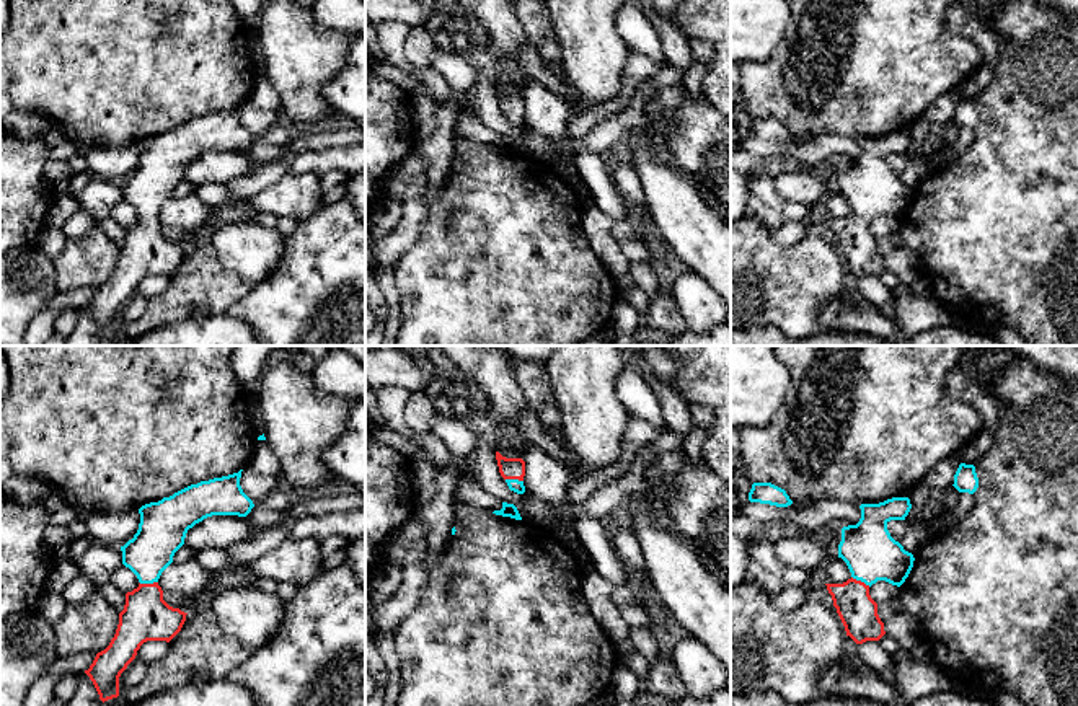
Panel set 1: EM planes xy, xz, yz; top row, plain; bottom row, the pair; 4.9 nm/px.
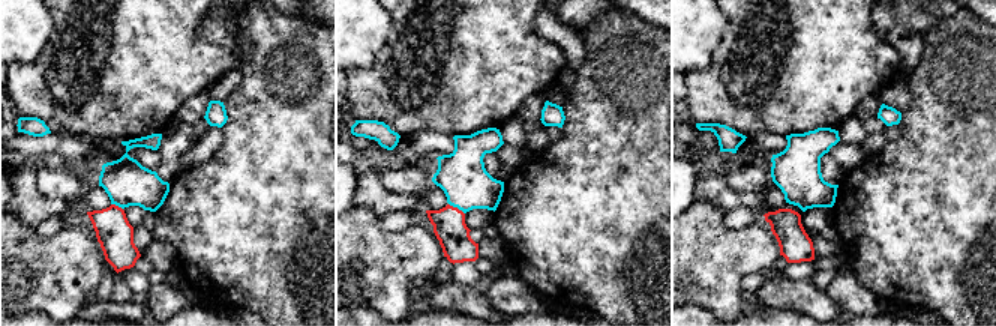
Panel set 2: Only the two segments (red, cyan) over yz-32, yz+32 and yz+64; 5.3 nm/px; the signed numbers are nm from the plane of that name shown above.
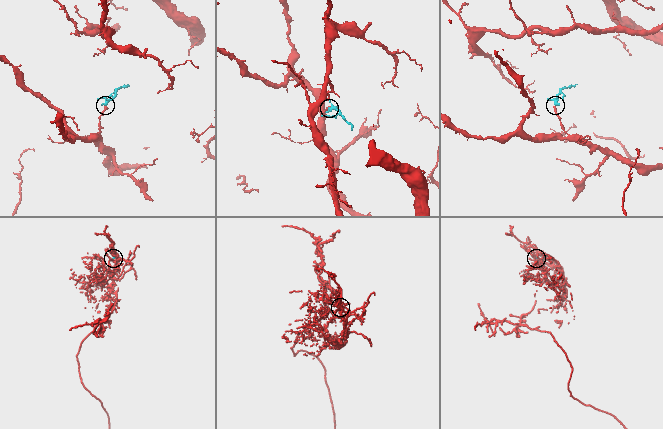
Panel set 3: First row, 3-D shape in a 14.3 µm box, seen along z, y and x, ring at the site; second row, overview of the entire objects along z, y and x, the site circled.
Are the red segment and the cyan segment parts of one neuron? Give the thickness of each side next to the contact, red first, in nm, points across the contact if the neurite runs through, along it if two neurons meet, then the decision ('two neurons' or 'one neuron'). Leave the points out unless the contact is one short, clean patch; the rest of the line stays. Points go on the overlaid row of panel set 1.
190/260 nm | across yz (858, 612), (860, 581), (871, 555) | one neuron

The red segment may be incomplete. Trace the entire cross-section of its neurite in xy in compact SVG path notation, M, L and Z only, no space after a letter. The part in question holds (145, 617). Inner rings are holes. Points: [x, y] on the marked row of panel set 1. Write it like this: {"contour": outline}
{"contour": "M241 471L191 484L139 509L139 530L121 551L122 564L140 584L126 593L109 646L85 670L103 703L119 696L119 677L144 642L170 642L181 631L188 613L163 600L158 579L196 523L212 515L246 517L251 512L254 504L240 486Z"}

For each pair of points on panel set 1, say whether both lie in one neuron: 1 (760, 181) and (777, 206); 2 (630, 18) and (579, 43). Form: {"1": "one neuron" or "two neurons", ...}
{"1": "one neuron", "2": "two neurons"}

